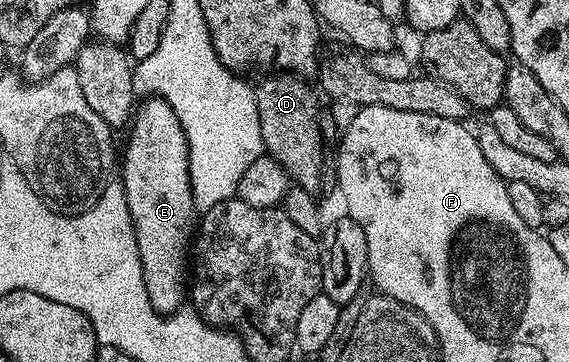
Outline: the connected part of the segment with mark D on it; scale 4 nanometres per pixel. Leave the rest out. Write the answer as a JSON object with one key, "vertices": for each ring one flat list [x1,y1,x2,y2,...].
{"vertices":[[275,73,264,76,262,80,260,85,254,86,254,90,266,156,277,159,277,163,285,167,294,184,300,185,305,191,318,194,324,188,325,138,319,129,321,106,319,107,319,101,315,98,316,90,311,90,304,78,296,77,293,73]]}

